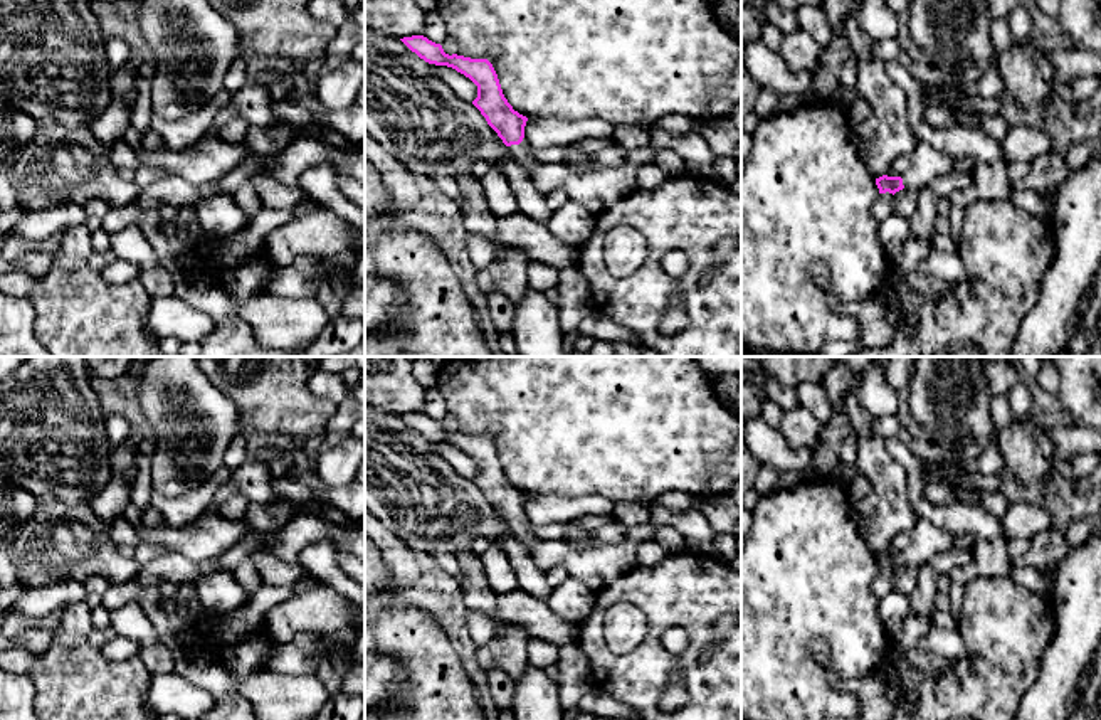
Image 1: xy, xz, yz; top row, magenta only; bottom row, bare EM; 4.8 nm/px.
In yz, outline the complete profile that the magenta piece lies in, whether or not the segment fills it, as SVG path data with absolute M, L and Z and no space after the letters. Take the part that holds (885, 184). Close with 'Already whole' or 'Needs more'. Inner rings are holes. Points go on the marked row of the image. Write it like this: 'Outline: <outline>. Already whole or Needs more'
Outline: M918 141L911 153L911 168L903 177L882 175L876 178L879 193L896 193L899 190L923 188L940 175L951 172L955 160L940 153L926 141Z. Needs more

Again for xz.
Outline: M424 35L403 37L400 40L425 62L452 67L477 86L477 98L472 104L509 148L513 160L531 177L540 160L533 156L524 140L528 118L514 111L504 98L493 64L487 59L471 59L457 54L449 56L440 44Z. Needs more

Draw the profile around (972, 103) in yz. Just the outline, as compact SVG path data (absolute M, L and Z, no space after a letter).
M968 93L960 99L960 108L975 114L997 114L998 101L995 98L982 98Z

